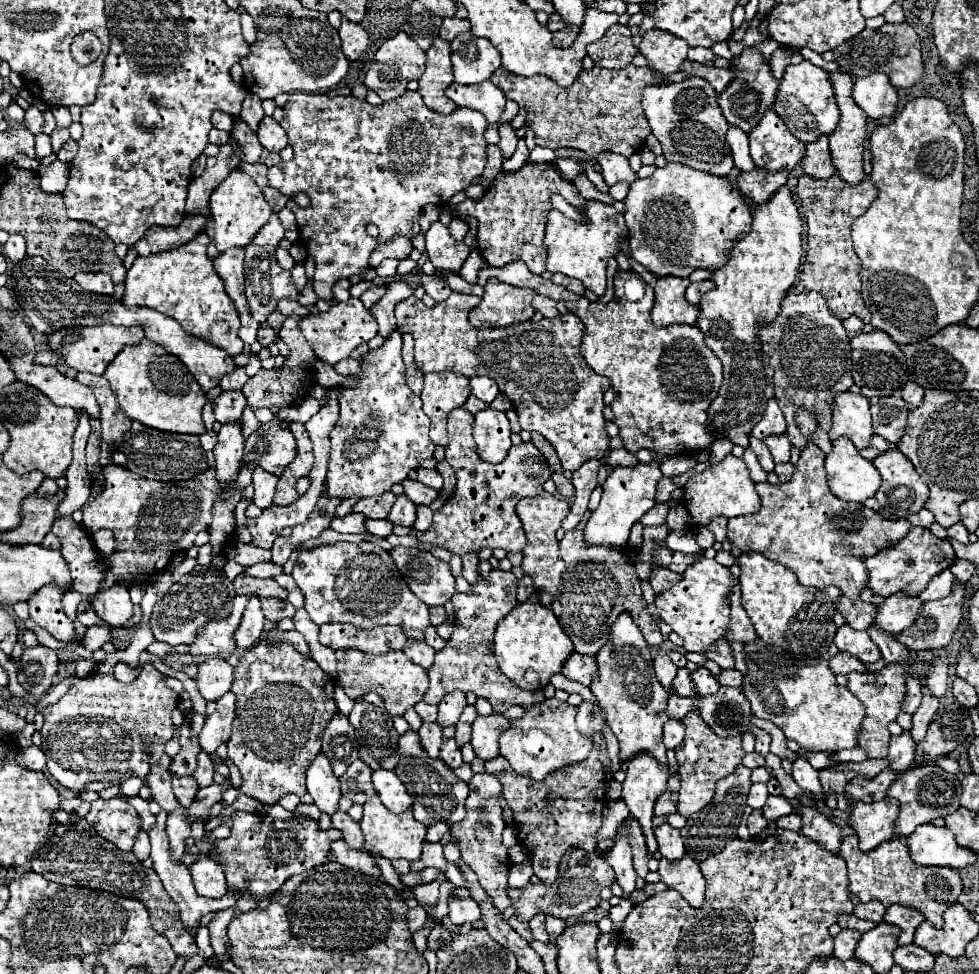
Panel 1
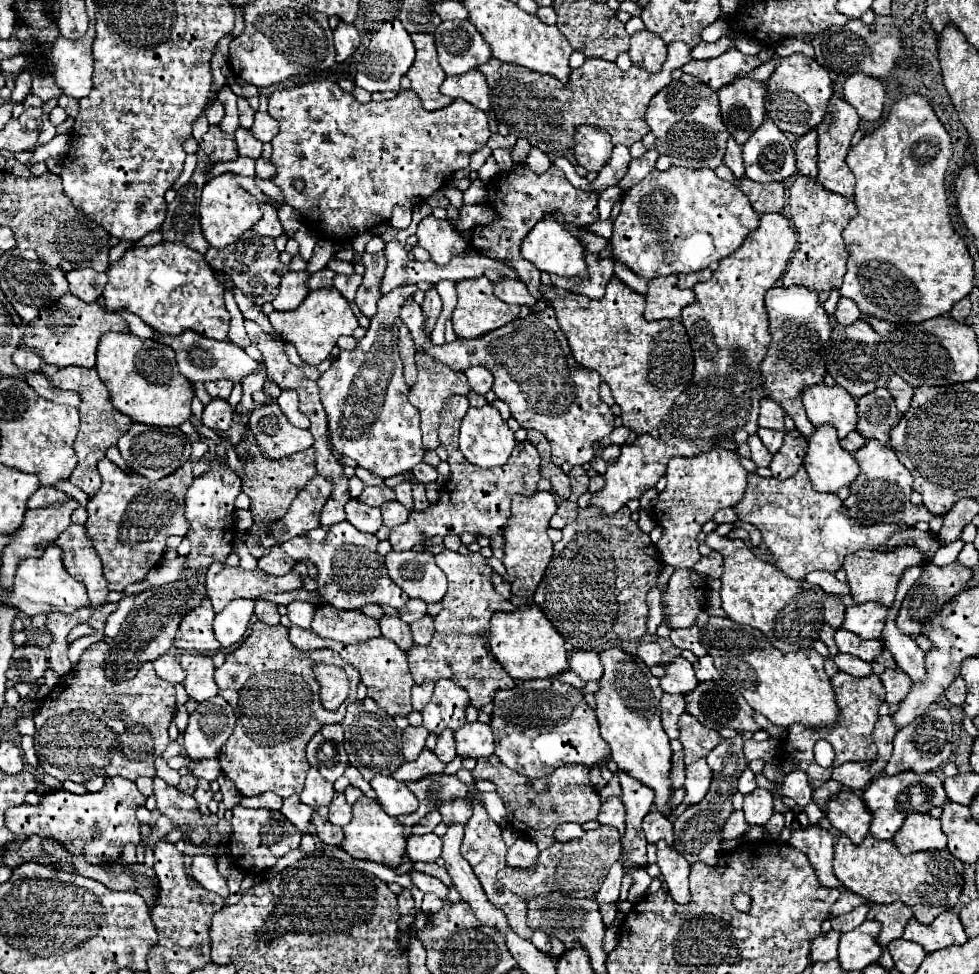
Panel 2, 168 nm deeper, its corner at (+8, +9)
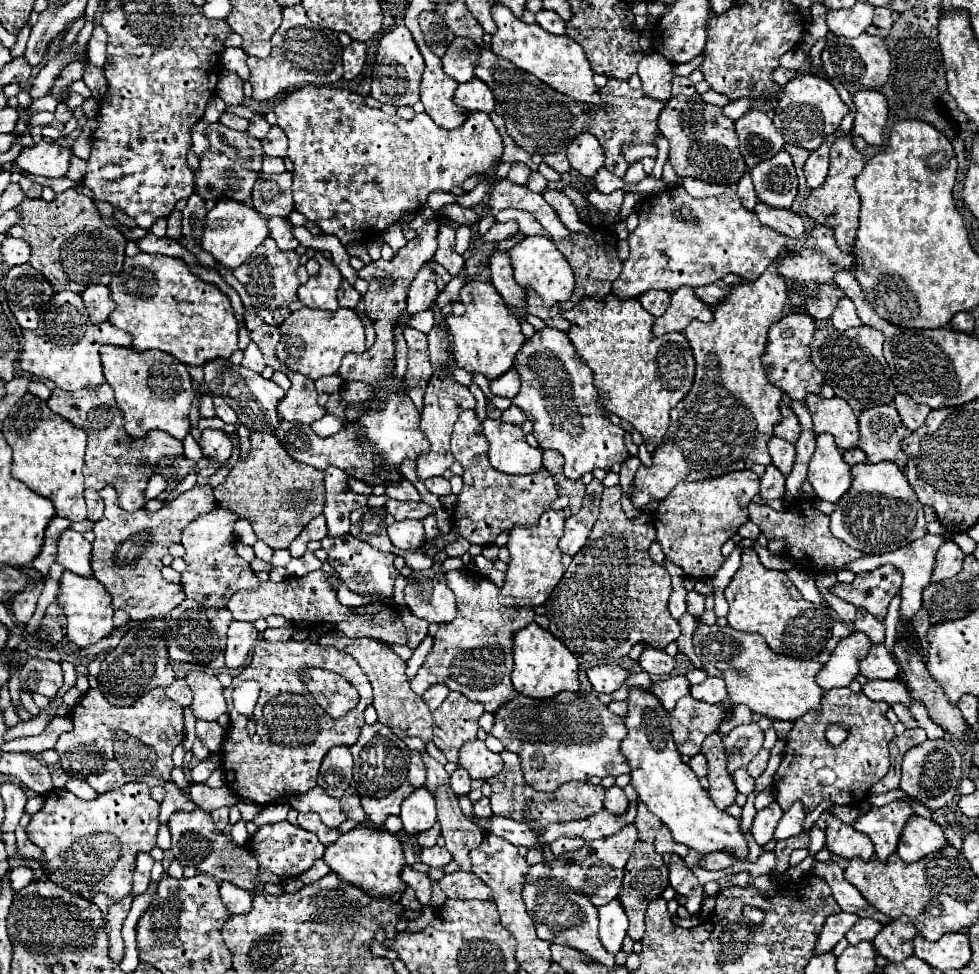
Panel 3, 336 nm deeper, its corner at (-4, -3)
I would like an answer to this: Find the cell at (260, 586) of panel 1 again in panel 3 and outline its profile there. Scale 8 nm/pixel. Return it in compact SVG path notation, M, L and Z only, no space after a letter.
M311 571L305 577L287 577L281 583L261 583L257 591L237 591L229 599L229 611L237 621L257 621L267 619L269 615L283 615L287 621L299 627L311 627L319 623L333 623L345 637L373 637L389 645L407 645L405 625L401 621L399 609L383 609L375 615L371 613L353 613L353 609L337 601L337 591L329 583L325 571Z

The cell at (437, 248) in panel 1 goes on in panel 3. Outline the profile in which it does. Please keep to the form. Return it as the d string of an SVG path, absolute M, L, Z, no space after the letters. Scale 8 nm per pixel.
M441 225L437 241L439 241L439 247L433 259L439 265L443 265L453 277L459 275L459 271L465 265L465 259L455 251L455 229L451 225Z

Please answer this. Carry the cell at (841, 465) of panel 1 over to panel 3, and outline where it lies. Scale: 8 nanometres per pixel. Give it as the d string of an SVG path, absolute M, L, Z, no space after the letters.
M817 435L817 447L807 467L807 481L819 499L831 503L837 503L837 497L851 487L851 467L843 461L833 435Z

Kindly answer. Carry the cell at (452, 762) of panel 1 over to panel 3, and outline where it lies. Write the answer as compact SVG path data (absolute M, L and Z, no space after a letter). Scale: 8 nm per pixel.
M403 783L397 791L393 791L393 793L387 795L385 799L363 797L363 799L361 799L361 807L363 807L365 815L367 815L377 827L381 827L389 815L399 815L399 807L401 807L403 799L405 799L409 793L413 793L413 791L415 791L413 787L409 787L407 783Z

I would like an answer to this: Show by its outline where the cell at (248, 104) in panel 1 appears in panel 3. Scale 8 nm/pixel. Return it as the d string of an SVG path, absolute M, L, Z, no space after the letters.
M255 115L255 117L251 119L251 125L249 125L247 131L249 131L253 137L263 139L263 137L269 133L269 129L271 129L271 125L267 123L267 119L261 117L261 115Z

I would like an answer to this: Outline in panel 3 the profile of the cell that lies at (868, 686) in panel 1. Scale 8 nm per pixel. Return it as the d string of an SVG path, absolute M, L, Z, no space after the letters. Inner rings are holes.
M849 687L827 691L825 697L821 697L821 709L817 709L817 713L805 713L805 717L795 721L793 729L787 733L783 759L773 775L775 801L779 807L787 811L795 801L801 801L803 809L809 813L821 801L837 805L867 801L871 787L889 771L887 745L893 739L893 725L885 717L887 709L887 703L871 701ZM831 723L845 723L849 727L849 737L839 747L825 739L827 725Z

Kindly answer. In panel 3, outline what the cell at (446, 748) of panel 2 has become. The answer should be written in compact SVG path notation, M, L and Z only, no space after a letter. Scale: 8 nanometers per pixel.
M461 767L451 775L451 789L453 789L453 793L455 793L457 797L469 795L469 791L471 791L469 783L471 783L471 779L469 779L469 775L465 773L465 769L461 769Z

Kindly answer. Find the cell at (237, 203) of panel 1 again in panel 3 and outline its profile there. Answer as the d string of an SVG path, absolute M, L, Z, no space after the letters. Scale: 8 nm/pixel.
M221 199L207 213L205 231L203 231L203 237L201 237L201 249L211 253L215 257L215 261L221 263L223 267L235 269L235 267L245 263L245 259L255 251L255 247L259 243L263 243L265 237L269 237L267 219L263 219L249 205L243 205L243 203L237 203L237 201L229 201L229 199Z

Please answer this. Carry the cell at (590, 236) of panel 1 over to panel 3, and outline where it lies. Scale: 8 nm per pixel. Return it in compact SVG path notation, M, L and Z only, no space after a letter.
M525 237L525 241L519 243L517 247L513 247L509 251L509 255L515 261L515 281L517 281L517 285L523 287L525 293L529 289L539 293L545 307L553 307L557 303L569 301L573 287L575 287L575 275L551 239L547 239L547 237Z

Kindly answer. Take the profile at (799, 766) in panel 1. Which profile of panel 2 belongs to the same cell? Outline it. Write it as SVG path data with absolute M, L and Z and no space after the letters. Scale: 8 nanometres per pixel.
M801 769L787 773L783 787L781 787L781 795L791 797L799 807L805 807L807 803L811 803L813 801L813 789L809 785L807 775Z

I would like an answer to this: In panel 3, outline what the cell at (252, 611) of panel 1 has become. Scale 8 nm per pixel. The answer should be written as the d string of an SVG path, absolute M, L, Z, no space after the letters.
M231 621L227 631L227 649L225 649L225 667L239 669L243 667L249 651L257 641L257 629L247 621Z

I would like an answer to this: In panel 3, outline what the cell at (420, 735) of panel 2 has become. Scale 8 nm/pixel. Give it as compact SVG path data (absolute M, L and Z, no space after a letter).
M411 753L411 763L409 763L409 773L407 773L407 783L413 787L423 787L425 785L425 767L419 757L419 753Z

